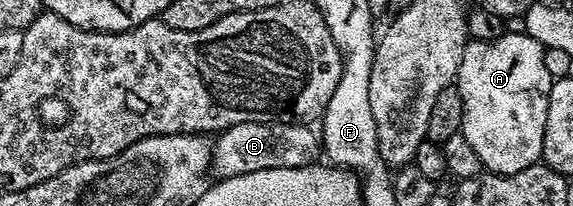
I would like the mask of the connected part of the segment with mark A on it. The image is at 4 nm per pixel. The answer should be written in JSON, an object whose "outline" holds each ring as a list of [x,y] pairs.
{"outline":[[[506,30],[495,40],[471,39],[460,58],[456,85],[463,99],[461,136],[468,138],[468,146],[476,154],[490,150],[490,146],[504,146],[512,142],[512,118],[526,116],[528,108],[538,104],[538,92],[550,92],[552,77],[545,66],[547,49],[525,31]]]}

